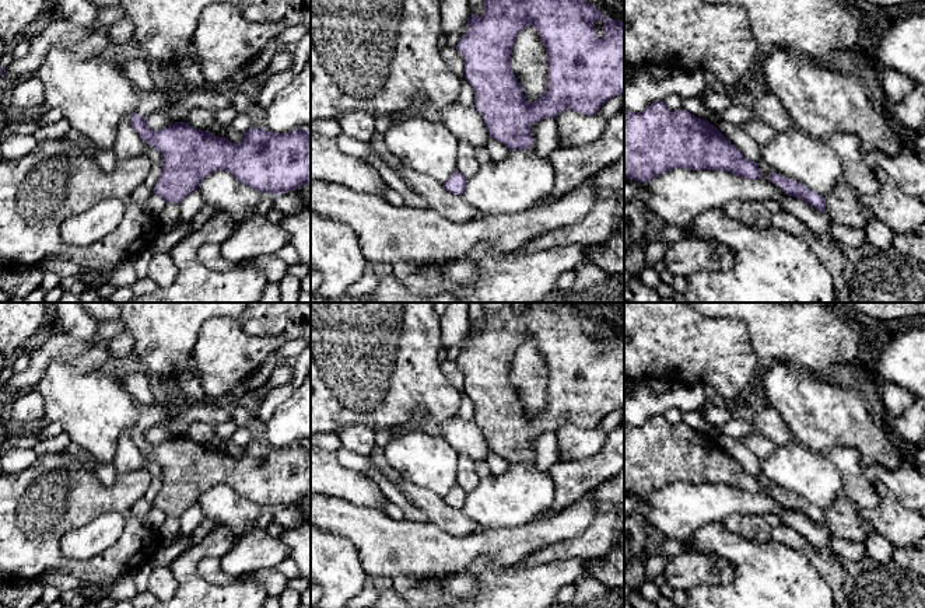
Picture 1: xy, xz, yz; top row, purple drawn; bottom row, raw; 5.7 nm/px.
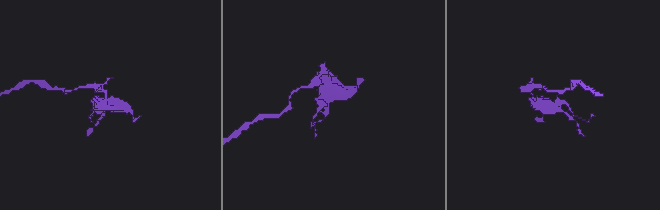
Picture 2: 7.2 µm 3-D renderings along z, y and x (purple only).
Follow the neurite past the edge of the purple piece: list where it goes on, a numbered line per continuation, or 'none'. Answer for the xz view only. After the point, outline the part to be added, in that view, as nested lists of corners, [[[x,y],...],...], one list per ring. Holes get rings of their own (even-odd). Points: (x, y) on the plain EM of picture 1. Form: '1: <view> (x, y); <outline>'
none

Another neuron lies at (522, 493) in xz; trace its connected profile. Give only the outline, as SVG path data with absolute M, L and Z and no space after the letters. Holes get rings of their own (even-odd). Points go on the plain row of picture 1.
M537 460L514 464L501 475L481 478L467 493L465 516L483 528L518 528L550 511L556 486L549 471L537 468Z

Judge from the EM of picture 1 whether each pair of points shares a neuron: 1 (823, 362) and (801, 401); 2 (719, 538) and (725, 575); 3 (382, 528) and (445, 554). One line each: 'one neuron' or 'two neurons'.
1: two neurons
2: two neurons
3: one neuron

